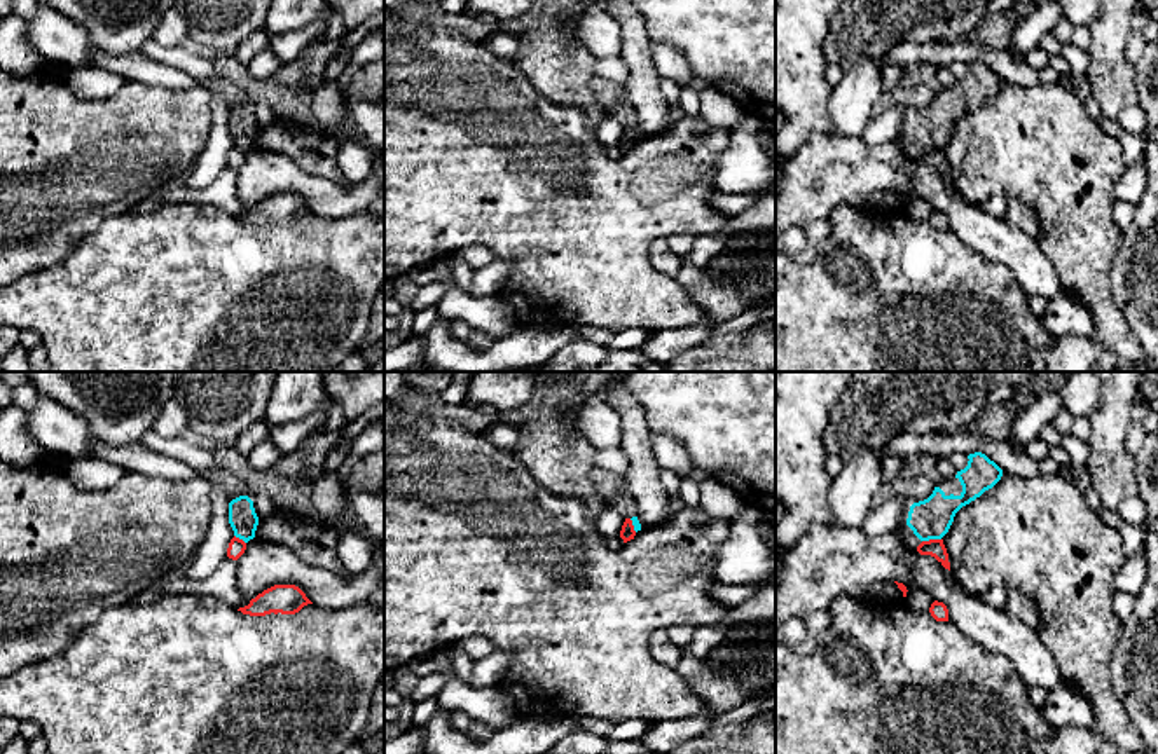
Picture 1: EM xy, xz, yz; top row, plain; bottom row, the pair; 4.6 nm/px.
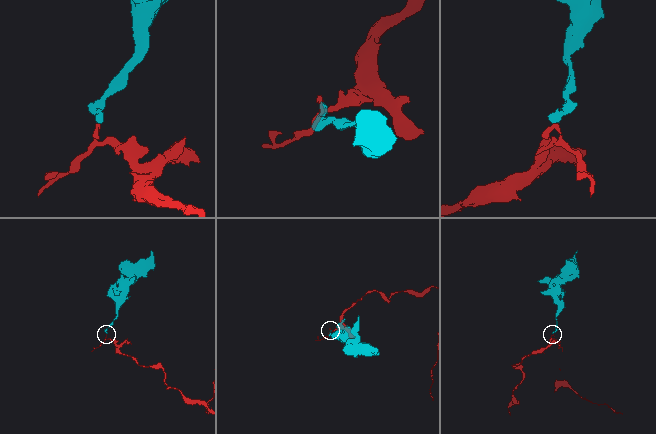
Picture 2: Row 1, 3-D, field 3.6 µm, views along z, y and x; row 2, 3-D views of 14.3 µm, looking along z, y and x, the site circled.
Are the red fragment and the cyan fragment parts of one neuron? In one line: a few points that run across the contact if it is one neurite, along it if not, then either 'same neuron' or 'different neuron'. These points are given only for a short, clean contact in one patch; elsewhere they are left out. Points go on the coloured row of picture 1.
line yz (940, 538), (923, 541); different neuron

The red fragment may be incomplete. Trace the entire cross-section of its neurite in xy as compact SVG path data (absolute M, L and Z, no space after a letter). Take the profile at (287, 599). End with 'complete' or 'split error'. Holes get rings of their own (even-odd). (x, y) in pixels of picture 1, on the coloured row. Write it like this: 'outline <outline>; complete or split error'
outline M274 585L255 599L248 606L239 607L243 614L250 616L265 616L265 614L295 614L304 606L313 604L306 593L295 585Z; complete

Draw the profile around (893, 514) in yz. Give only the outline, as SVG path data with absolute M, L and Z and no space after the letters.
M893 494L882 506L873 508L865 518L861 531L868 538L887 534L906 525L910 501Z

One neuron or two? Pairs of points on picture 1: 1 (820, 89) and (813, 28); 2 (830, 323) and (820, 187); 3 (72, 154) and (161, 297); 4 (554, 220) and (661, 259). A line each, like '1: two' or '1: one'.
1: one
2: two
3: two
4: two

